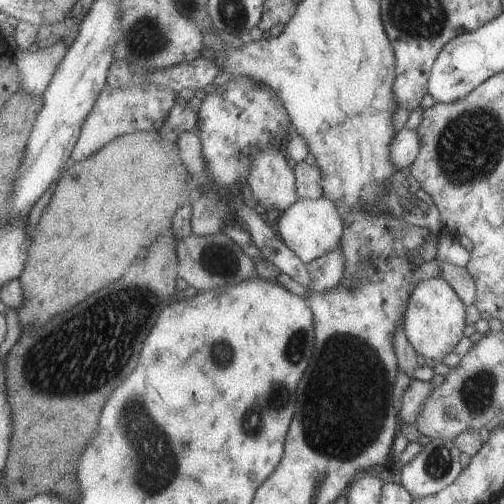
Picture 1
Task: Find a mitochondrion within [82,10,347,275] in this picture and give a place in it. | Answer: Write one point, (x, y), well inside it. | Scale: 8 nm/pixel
(145, 38)

